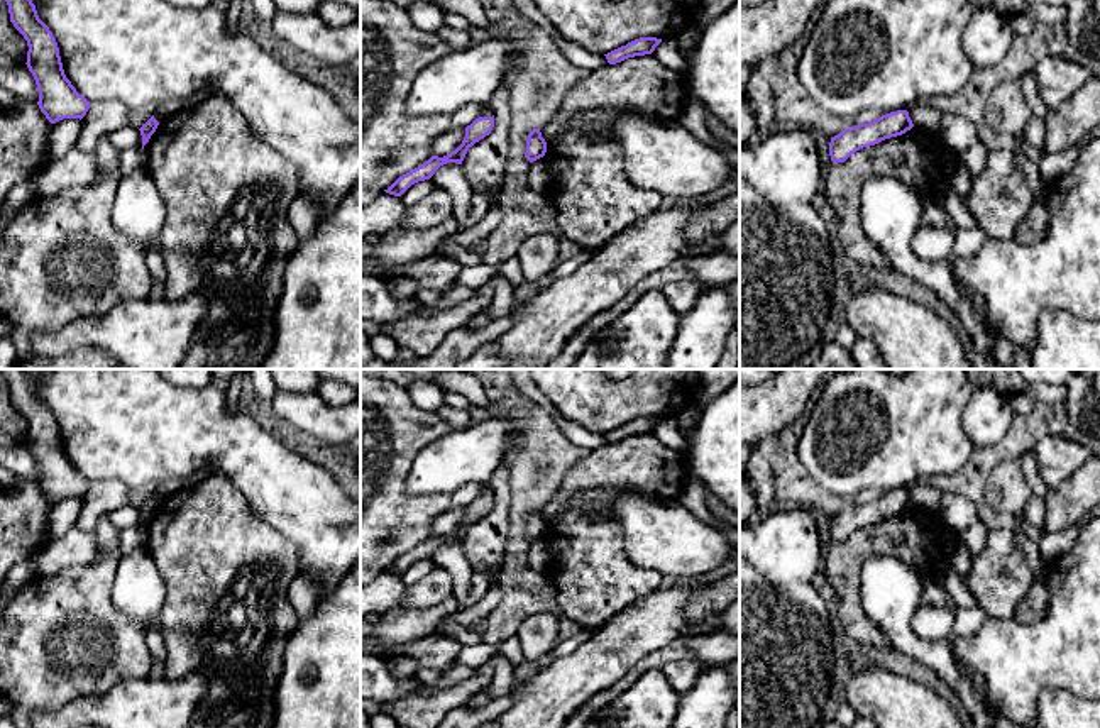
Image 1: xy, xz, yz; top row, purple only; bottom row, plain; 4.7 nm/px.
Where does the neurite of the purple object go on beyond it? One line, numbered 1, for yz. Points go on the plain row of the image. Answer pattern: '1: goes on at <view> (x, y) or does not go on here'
1: does not go on here

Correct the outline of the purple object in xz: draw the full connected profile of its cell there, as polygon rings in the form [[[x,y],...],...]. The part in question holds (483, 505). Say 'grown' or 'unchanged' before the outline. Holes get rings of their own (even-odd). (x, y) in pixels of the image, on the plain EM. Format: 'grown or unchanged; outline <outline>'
unchanged; outline [[[494,494],[492,496],[479,496],[470,505],[465,506],[465,516],[462,523],[452,530],[450,533],[438,537],[432,535],[428,540],[425,540],[421,545],[411,549],[410,552],[399,555],[388,569],[384,569],[389,574],[401,576],[411,564],[418,560],[430,559],[435,550],[447,543],[447,542],[457,542],[462,543],[467,530],[491,513],[494,506]]]

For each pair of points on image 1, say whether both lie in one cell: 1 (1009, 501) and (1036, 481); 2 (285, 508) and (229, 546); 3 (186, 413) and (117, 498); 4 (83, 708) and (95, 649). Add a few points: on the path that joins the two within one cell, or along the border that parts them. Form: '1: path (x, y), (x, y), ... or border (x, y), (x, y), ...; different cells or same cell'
1: border (1017, 457), (1019, 469), (1033, 495); different cells
2: border (241, 491), (247, 505), (296, 547); different cells
3: border (90, 481), (119, 479), (129, 488); different cells
4: border (122, 681), (104, 693), (80, 696), (54, 710); different cells

